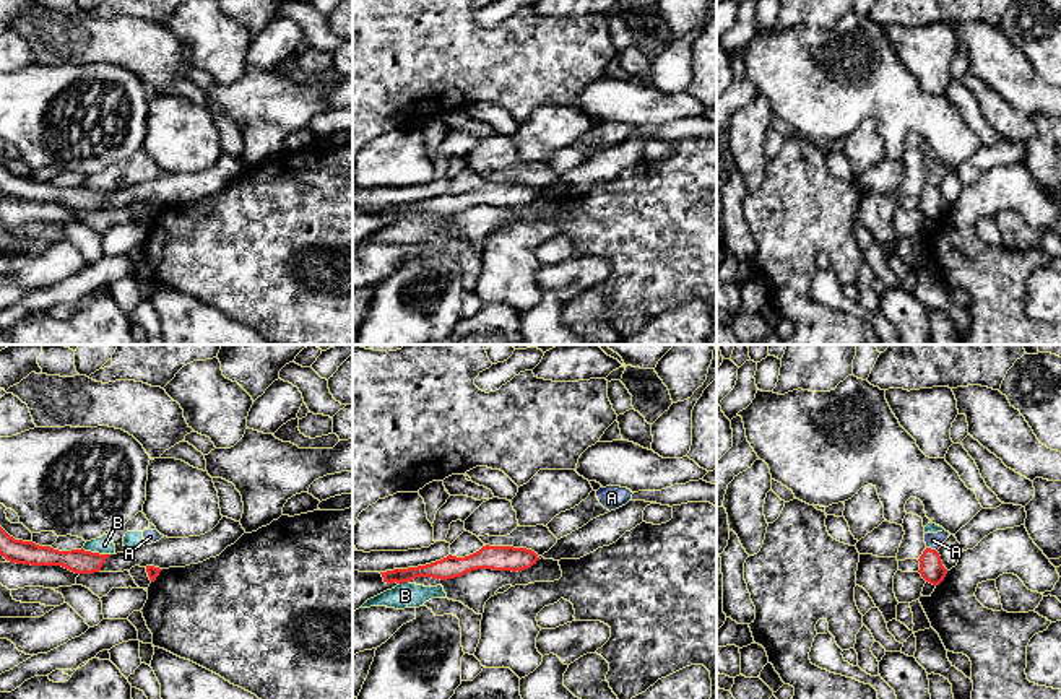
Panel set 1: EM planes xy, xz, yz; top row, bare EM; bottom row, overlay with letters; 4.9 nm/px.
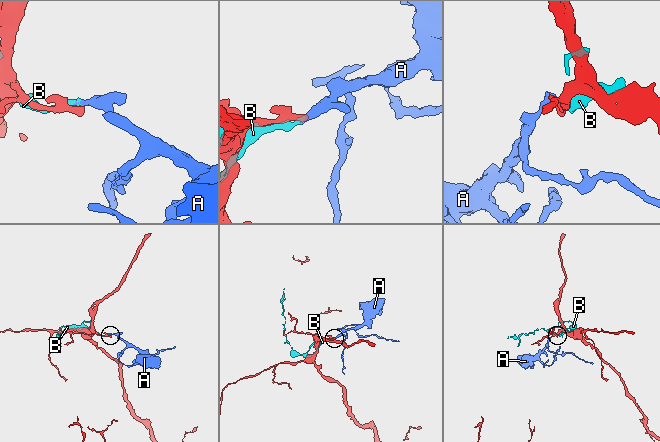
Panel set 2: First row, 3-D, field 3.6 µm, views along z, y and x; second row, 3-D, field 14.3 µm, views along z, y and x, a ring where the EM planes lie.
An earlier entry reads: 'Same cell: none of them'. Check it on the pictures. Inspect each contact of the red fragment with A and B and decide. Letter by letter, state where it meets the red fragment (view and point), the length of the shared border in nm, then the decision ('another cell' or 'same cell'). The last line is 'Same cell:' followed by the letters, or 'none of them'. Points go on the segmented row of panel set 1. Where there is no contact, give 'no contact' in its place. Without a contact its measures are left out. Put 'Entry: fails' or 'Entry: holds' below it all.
A: yz (930, 548) | 60 nm | another cell
B: xy (96, 553) | 150 nm | another cell
Same cell: none of them
Entry: holds

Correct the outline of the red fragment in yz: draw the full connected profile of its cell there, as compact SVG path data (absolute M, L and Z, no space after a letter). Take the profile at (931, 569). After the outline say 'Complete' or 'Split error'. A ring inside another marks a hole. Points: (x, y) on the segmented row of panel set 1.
M926 548L918 561L918 572L926 582L939 585L944 580L947 569L942 566L941 556L936 549Z. Complete

